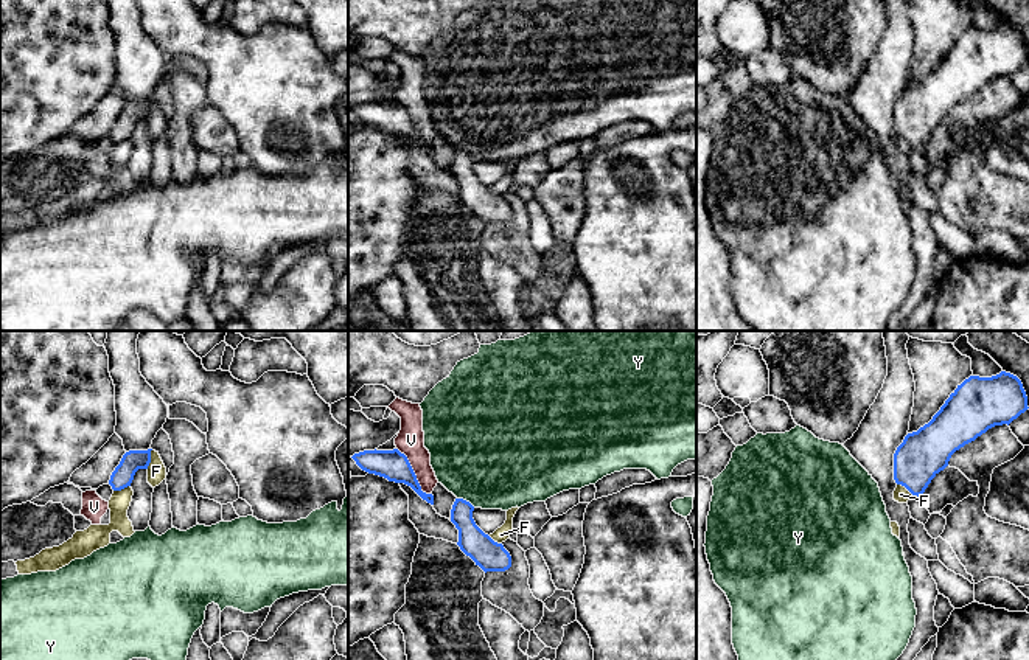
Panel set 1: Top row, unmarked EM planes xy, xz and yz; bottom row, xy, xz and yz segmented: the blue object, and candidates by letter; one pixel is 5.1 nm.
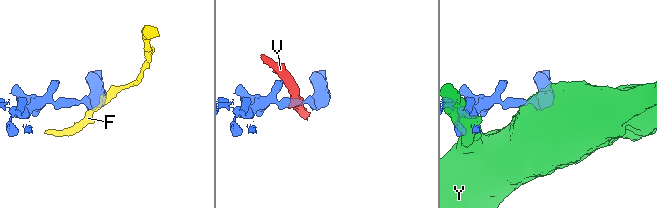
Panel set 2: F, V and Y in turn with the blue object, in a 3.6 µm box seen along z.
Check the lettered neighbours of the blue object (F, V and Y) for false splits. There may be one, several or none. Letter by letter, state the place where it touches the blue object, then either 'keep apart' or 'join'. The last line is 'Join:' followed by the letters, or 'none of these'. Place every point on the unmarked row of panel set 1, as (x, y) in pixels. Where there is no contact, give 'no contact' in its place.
F: meets blue in xy at (149, 111); keep apart
V: meets blue in xz at (414, 126); keep apart
Y: meets blue in xz at (467, 154); keep apart
Join: none of these

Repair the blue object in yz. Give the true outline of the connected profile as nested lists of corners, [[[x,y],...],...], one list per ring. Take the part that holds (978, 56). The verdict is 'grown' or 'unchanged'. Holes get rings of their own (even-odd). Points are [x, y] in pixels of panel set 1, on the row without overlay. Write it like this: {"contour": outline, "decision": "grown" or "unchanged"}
{"contour": [[[1006,23],[992,30],[970,28],[950,47],[933,71],[908,85],[894,106],[894,132],[920,149],[931,132],[948,118],[951,107],[995,78],[1010,76],[1027,62],[1021,33]]], "decision": "unchanged"}

